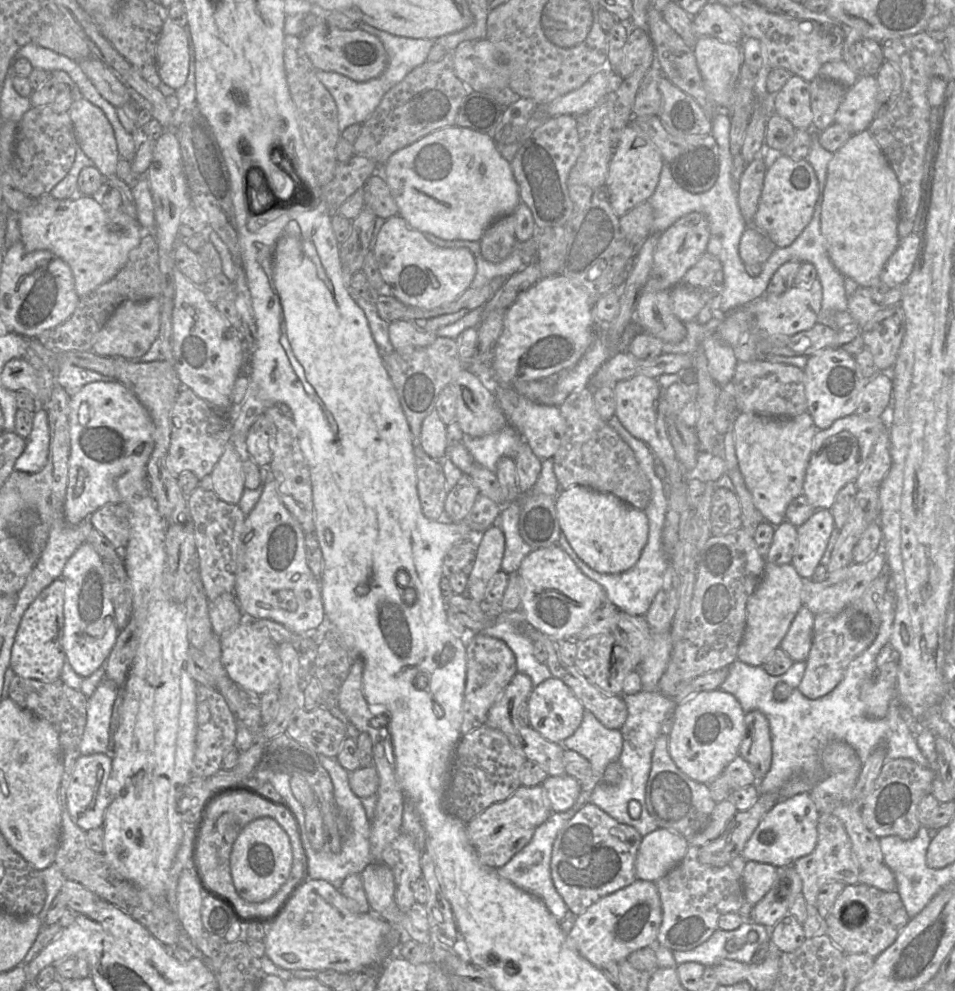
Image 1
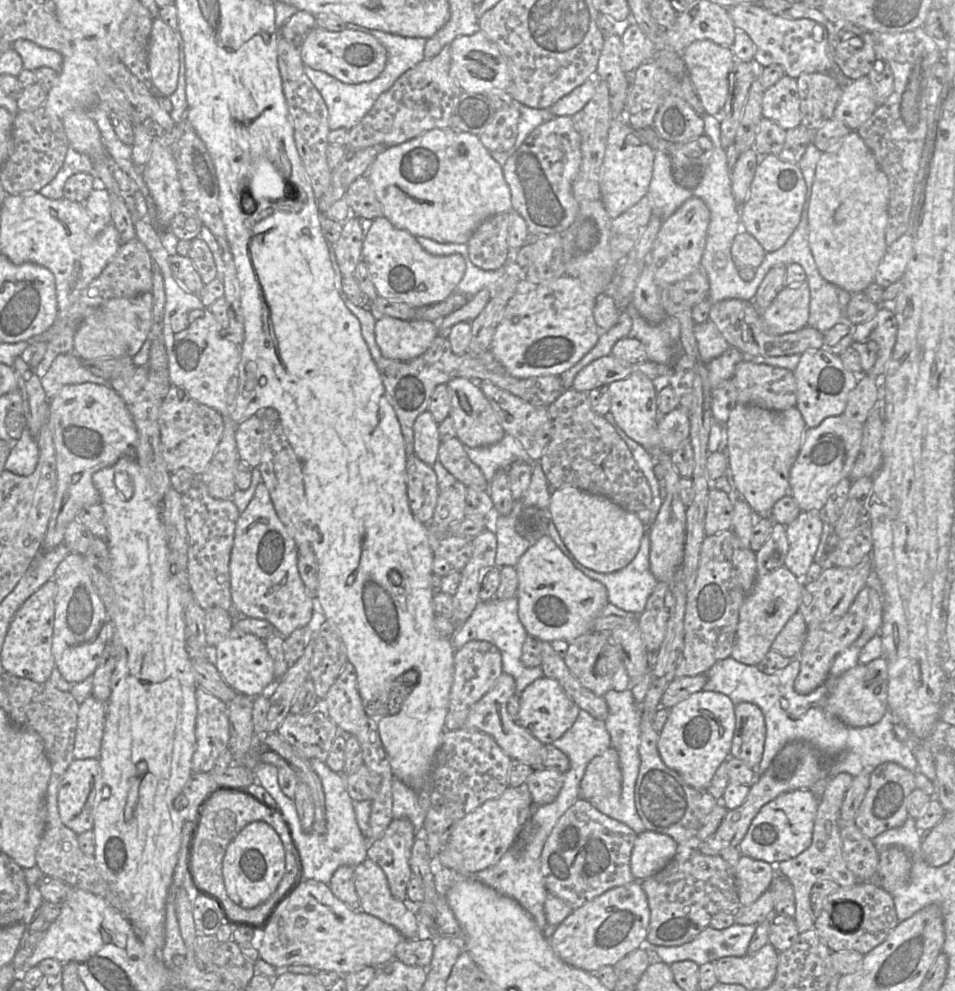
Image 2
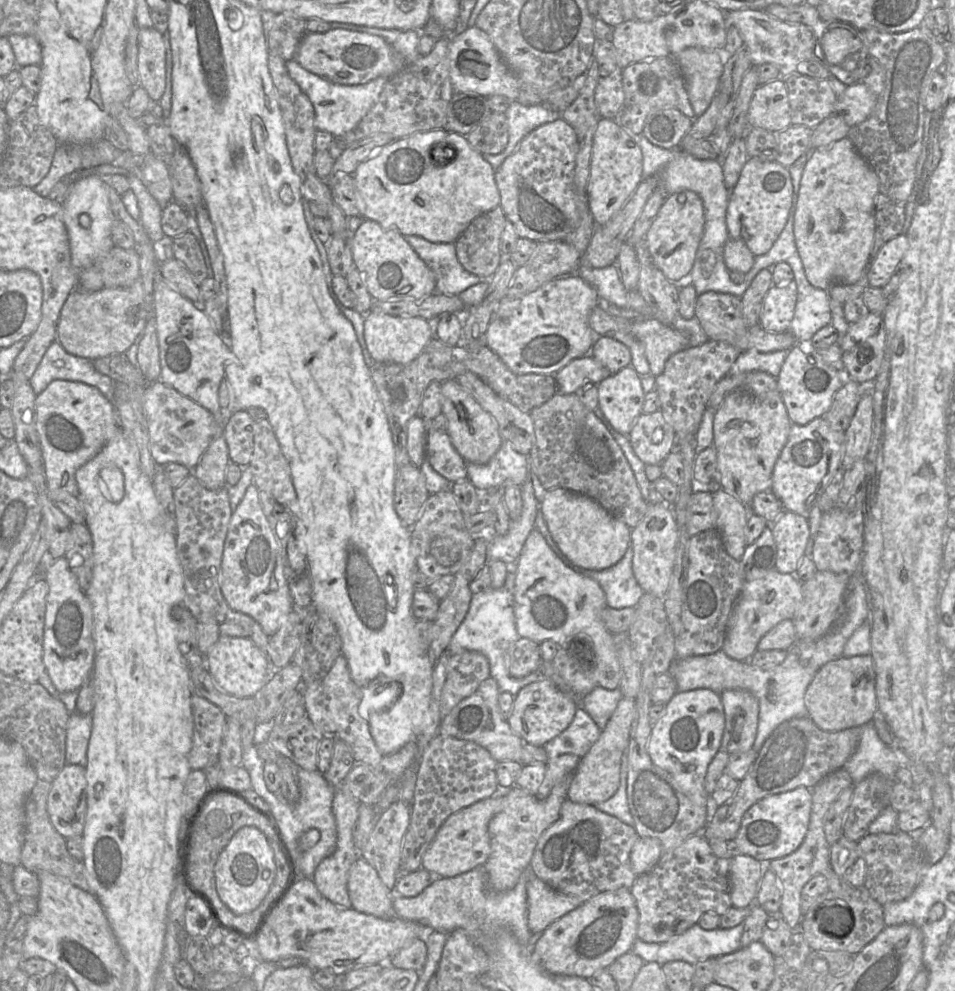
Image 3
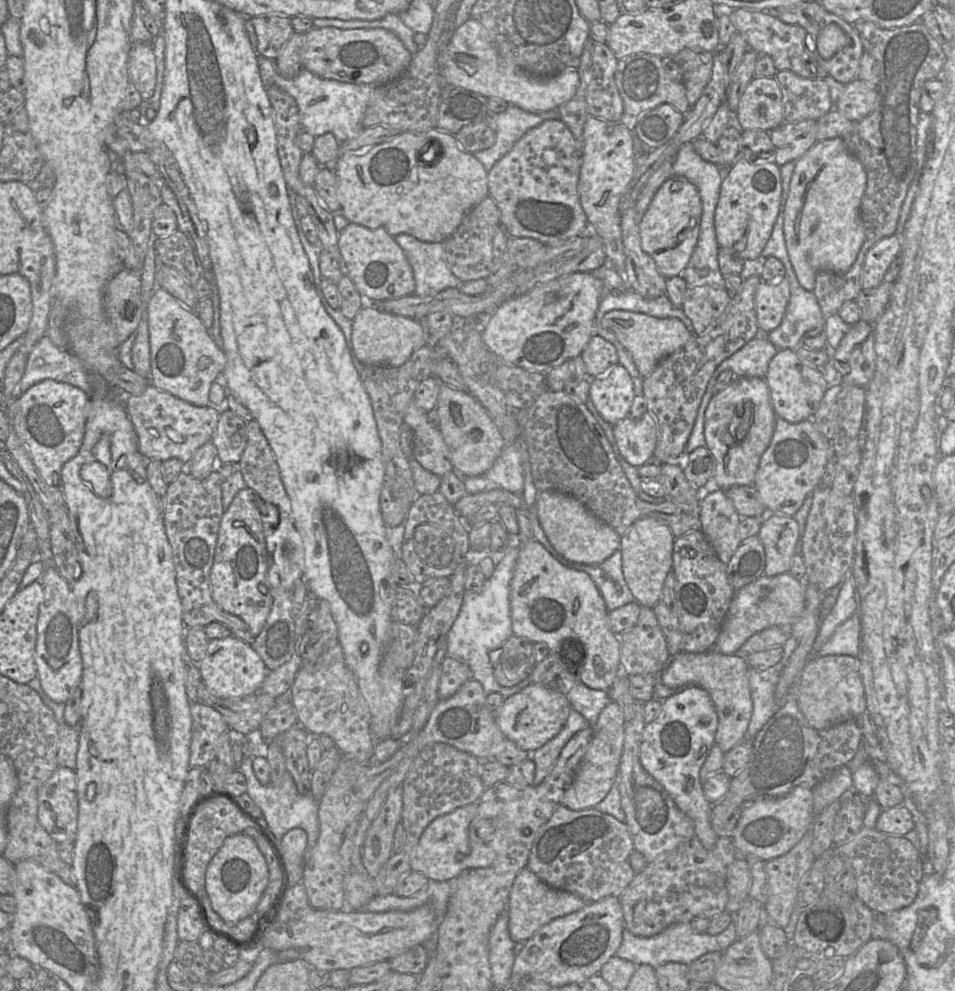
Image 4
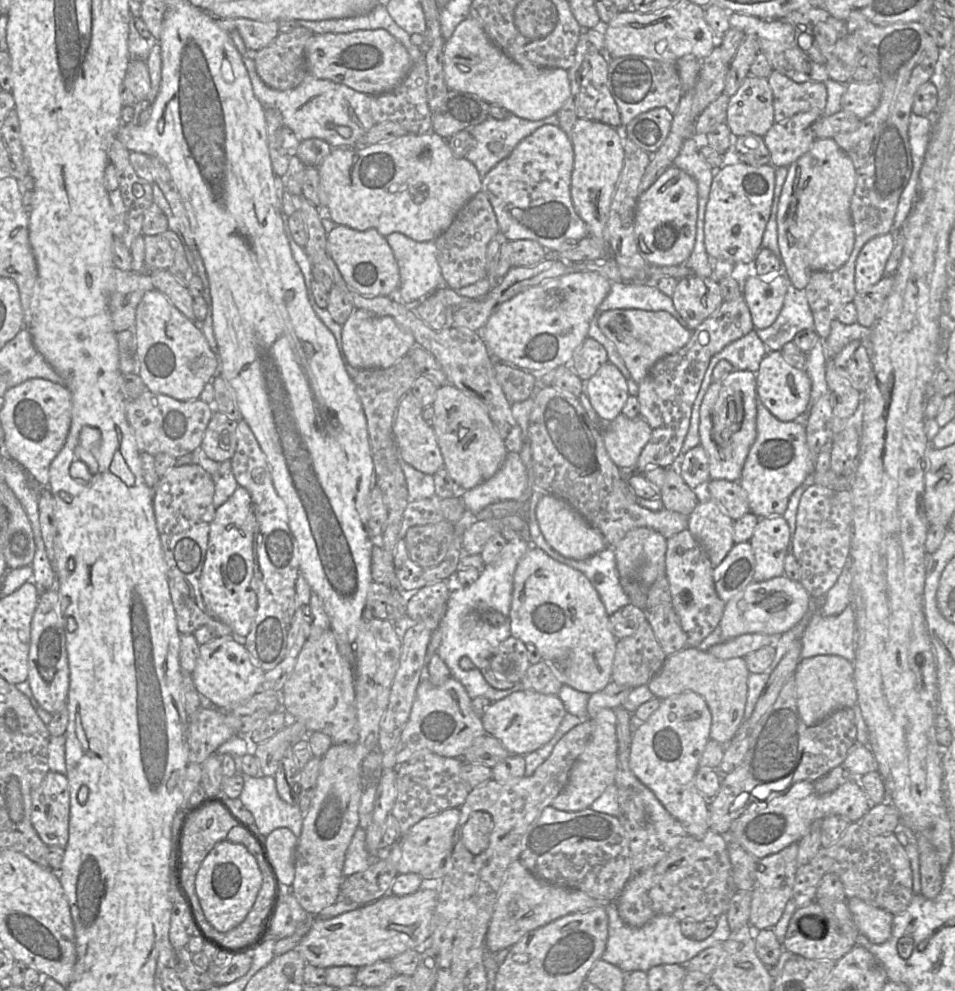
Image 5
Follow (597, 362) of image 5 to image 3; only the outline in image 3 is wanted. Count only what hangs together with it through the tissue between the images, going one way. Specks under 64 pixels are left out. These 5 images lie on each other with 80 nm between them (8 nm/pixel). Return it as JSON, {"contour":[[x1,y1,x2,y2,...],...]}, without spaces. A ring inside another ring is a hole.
{"contour":[[601,335,596,336,590,354,611,373,631,365,631,352,629,348,616,339]]}

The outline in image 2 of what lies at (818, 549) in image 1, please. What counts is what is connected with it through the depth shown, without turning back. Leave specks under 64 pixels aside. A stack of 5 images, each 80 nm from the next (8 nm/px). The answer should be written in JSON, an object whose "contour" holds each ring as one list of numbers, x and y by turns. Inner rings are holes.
{"contour":[[818,511,801,512,793,522,785,526,789,549,783,567,795,576,803,577,814,562,823,526]]}

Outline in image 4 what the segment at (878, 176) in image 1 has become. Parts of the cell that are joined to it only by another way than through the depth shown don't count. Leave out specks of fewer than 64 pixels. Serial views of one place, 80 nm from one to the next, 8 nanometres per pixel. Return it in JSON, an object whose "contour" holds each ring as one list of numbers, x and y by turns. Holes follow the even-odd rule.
{"contour":[[841,137,816,142,796,160,782,209,783,233,799,284,812,291,819,272,847,272,865,239,859,209,867,184,866,171]]}

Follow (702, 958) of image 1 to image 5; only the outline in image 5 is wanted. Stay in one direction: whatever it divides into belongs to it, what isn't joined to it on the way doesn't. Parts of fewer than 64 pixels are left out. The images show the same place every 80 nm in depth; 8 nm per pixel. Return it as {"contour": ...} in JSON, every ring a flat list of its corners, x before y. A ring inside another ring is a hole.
{"contour":[[610,901,606,907,608,917,608,938,601,960,619,967,629,974,640,970,647,972,650,968,662,964,686,965,694,956,706,948,719,942,725,942,732,930,725,913,717,919,715,931,706,939,698,941,692,937,686,937,682,931,681,920,670,915,657,915,641,927,633,927,625,924,619,916,617,901]]}

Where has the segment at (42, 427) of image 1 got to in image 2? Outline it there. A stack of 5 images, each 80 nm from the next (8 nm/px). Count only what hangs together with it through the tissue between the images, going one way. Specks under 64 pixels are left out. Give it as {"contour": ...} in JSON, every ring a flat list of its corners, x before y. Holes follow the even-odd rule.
{"contour":[[26,430,20,439,14,440,12,443,11,452,5,462,5,470,16,475,28,476,35,471,38,460,39,446,37,440]]}

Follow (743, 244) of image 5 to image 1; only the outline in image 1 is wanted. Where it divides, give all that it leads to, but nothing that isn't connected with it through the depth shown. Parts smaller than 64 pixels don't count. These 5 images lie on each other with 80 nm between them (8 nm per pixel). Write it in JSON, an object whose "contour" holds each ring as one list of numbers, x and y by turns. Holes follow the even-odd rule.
{"contour":[[781,155,766,169,763,188,756,214,750,226,765,234,776,248,790,246,812,220,815,205,819,198,819,185,813,167,806,159,793,160]]}

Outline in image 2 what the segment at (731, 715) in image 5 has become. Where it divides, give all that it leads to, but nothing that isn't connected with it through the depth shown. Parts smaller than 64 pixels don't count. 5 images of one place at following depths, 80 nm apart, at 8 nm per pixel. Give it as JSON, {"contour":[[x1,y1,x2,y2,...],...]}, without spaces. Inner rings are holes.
{"contour":[[741,702,735,704,735,721,730,755,743,760,757,773,766,736,764,715,757,705]]}

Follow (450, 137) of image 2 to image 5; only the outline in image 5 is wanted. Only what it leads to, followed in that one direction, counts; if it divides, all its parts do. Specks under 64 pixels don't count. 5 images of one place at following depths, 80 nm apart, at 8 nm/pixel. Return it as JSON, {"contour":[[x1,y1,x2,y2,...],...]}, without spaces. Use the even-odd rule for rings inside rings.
{"contour":[[431,130,364,147,332,148,317,170,327,197,326,209,321,210,333,223,358,231,375,229,385,237,399,232,418,242,434,241,482,188,476,167,465,157,455,157,446,139]]}

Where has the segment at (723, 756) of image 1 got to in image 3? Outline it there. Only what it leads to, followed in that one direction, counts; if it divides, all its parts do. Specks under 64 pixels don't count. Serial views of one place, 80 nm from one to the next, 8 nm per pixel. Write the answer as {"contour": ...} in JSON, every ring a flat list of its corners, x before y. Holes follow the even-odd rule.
{"contour":[[710,689,677,692,665,705,665,714,652,725,648,754,652,762,669,772,683,793,694,803,706,806,704,788,707,768,719,751,725,728,724,707,720,694]]}

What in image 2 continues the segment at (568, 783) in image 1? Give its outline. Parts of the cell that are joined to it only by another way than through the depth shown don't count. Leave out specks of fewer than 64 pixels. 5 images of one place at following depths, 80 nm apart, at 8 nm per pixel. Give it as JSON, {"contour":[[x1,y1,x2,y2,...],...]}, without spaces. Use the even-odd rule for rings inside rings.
{"contour":[[546,767,535,768,522,784,525,785,535,806,552,803,563,786,564,773]]}

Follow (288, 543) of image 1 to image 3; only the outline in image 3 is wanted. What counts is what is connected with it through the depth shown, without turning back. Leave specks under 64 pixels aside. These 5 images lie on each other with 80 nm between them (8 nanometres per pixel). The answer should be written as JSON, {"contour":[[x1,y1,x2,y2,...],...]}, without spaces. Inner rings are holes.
{"contour":[[250,485,231,516,221,562,220,586,229,607,254,619,268,636,278,630,281,620,293,610,285,566,284,541,279,541,264,514,258,489]]}

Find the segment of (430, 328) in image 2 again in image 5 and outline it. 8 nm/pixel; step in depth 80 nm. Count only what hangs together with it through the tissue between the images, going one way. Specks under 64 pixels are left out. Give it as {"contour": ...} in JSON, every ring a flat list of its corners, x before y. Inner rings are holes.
{"contour":[[354,310,341,326,341,354,344,362,359,370,391,367,417,346,413,335,403,330,390,316]]}

